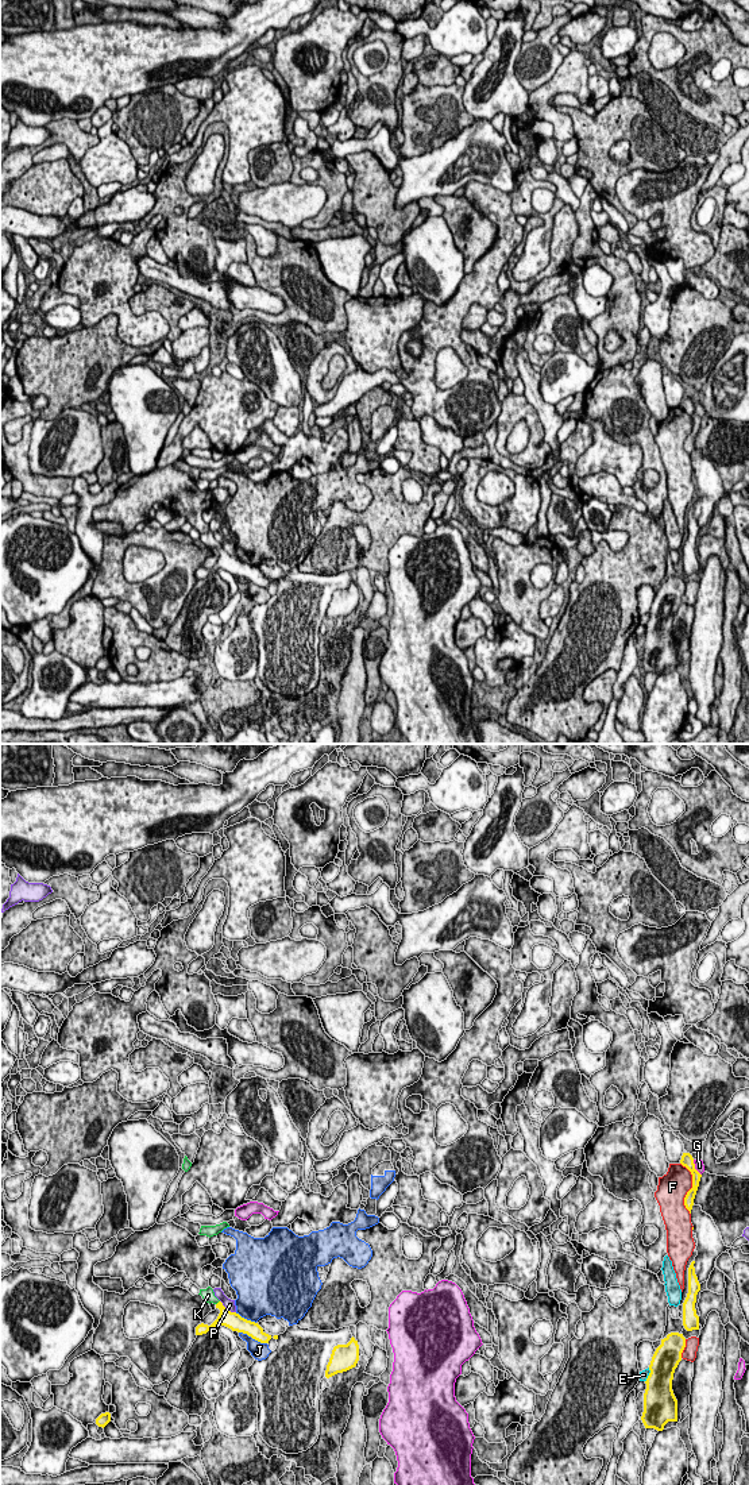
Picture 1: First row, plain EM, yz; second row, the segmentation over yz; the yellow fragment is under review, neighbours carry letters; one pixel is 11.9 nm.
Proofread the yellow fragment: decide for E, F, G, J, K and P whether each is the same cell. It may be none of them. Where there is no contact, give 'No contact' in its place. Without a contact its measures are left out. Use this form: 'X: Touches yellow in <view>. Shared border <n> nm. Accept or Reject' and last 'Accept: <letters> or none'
E: Touches yellow in yz. Shared border 180 nm. Reject
F: Touches yellow in yz. Shared border 650 nm. Reject
G: Touches yellow in yz. Shared border 220 nm. Reject
J: Touches yellow in yz. Shared border 360 nm. Reject
K: Touches yellow in yz. Shared border 70 nm. Accept
P: Touches yellow in yz. Shared border 240 nm. Reject
Accept: K

